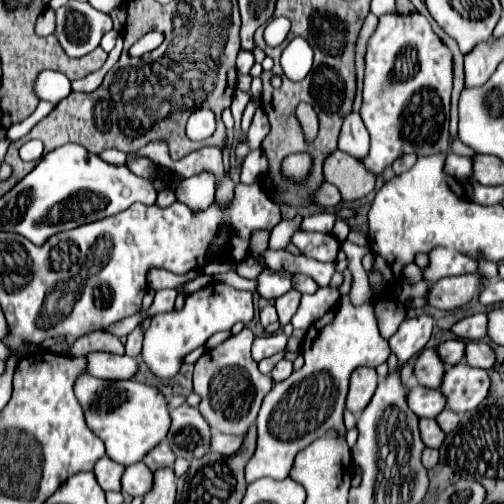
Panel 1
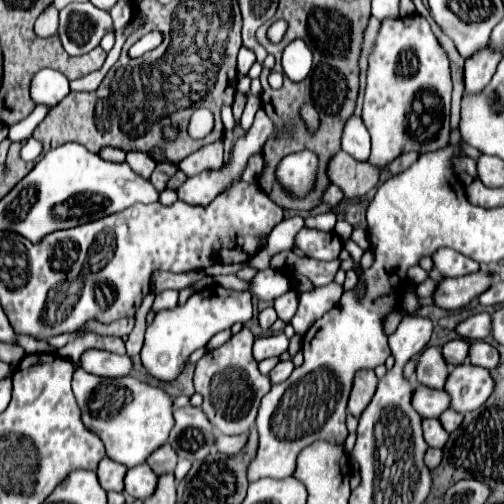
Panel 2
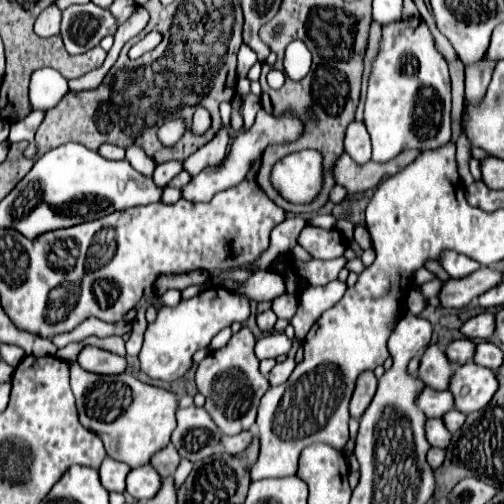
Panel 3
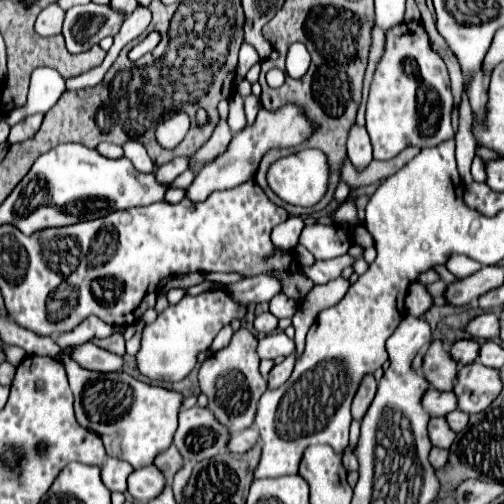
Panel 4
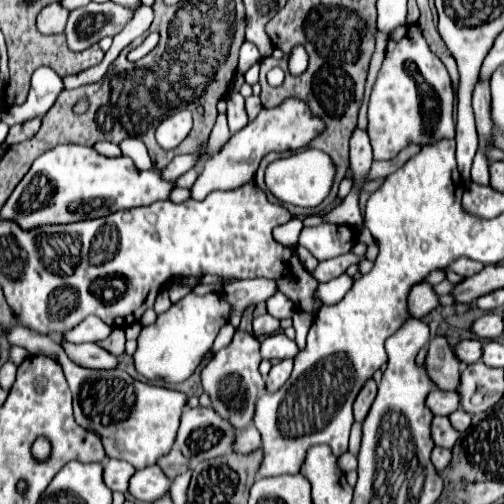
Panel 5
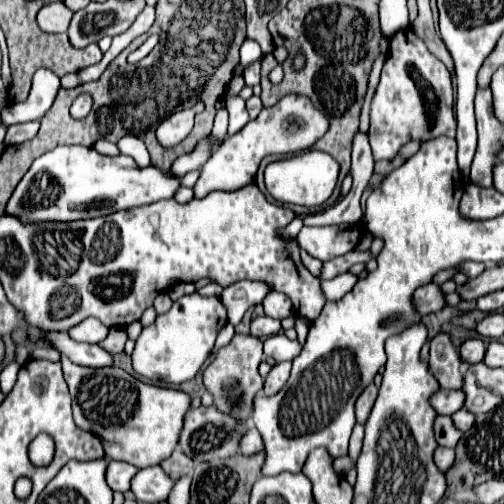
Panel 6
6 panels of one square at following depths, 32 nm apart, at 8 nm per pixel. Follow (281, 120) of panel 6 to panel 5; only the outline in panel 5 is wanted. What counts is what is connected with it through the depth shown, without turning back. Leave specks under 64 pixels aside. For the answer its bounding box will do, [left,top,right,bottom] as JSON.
[192,98,326,200]

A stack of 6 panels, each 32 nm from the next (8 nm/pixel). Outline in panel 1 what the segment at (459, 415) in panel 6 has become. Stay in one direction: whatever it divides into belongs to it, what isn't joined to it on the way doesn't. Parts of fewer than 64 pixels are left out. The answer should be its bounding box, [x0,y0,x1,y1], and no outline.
[436,410,460,432]

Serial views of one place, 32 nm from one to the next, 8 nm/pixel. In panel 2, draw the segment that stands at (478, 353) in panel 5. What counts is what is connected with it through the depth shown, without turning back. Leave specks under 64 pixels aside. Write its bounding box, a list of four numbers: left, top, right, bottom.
[442,338,470,366]

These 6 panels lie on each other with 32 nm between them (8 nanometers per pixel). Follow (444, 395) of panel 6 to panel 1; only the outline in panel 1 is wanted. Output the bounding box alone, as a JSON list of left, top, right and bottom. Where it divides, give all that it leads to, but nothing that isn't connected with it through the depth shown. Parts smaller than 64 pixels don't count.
[408,386,446,418]

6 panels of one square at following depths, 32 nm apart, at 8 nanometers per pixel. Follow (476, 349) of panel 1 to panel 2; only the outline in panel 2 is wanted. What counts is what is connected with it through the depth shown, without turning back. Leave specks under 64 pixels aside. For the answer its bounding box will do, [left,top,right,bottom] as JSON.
[470,342,500,368]

